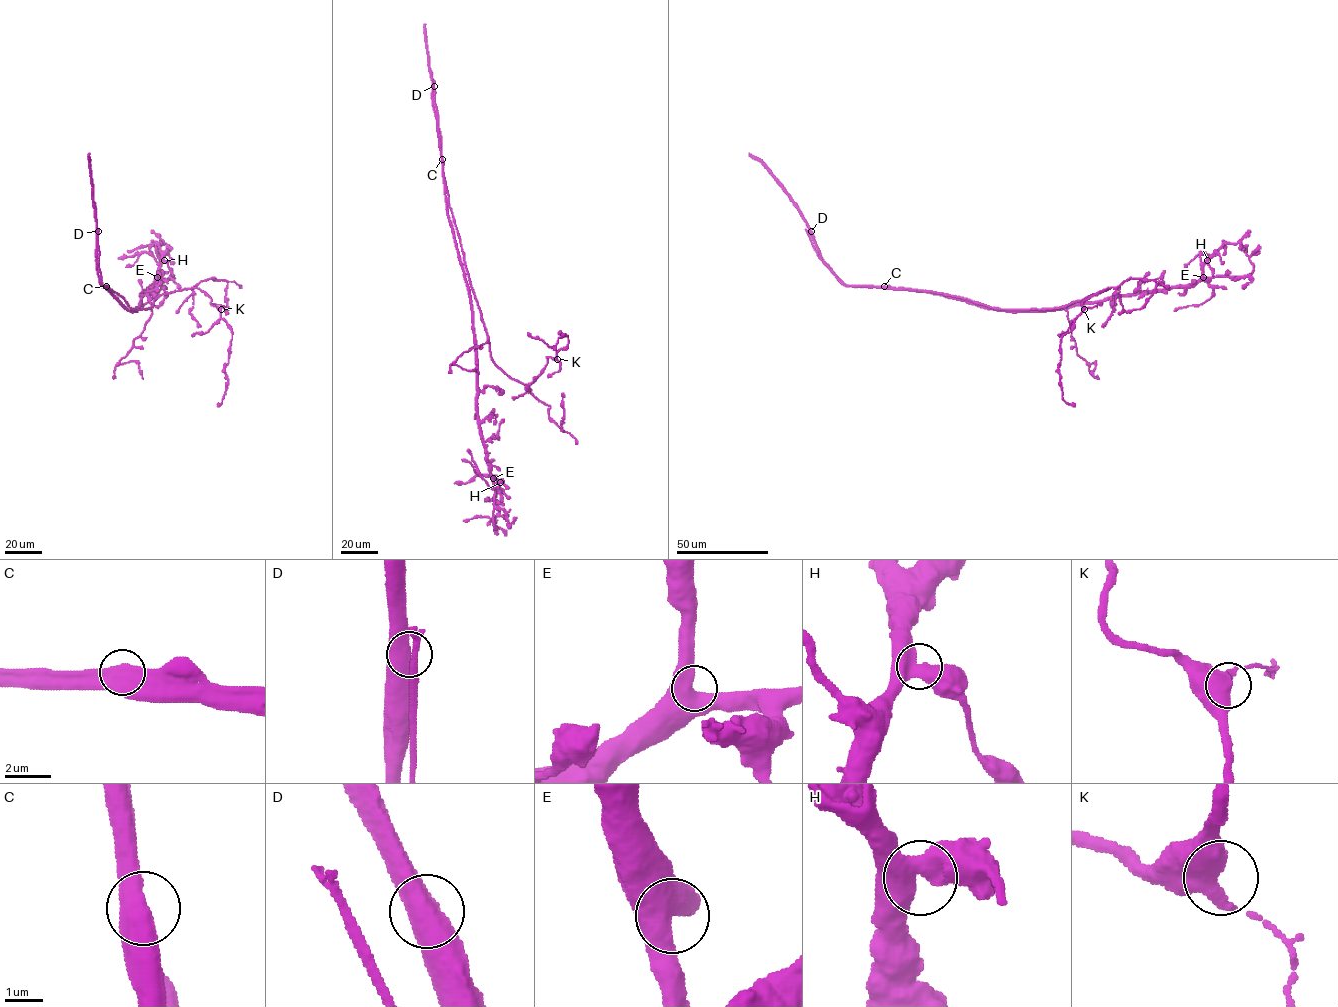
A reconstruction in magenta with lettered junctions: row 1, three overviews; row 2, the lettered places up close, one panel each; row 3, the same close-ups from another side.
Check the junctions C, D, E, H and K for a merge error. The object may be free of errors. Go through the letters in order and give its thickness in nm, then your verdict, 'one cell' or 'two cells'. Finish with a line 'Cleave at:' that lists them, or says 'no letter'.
C: calibre 600 nm; two cells
D: calibre 600 nm; one cell
E: calibre 600 nm; one cell
H: calibre 550 nm; one cell
K: calibre 550 nm; one cell
Cleave at: C

